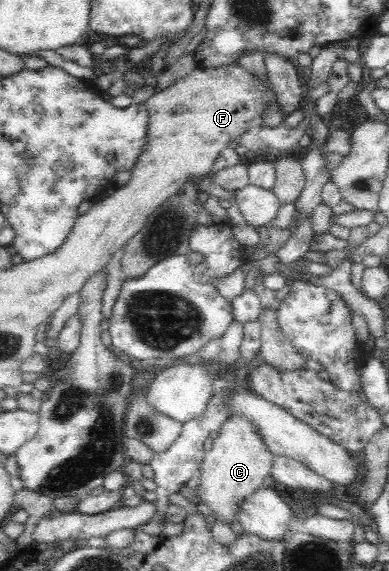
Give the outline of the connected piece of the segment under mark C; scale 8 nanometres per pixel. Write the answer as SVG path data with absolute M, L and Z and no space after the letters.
M244 417L227 420L219 430L213 447L205 453L198 469L198 484L192 491L192 500L196 500L198 505L206 505L220 524L231 527L240 517L243 501L262 487L262 481L269 476L272 463L273 456L250 421Z

